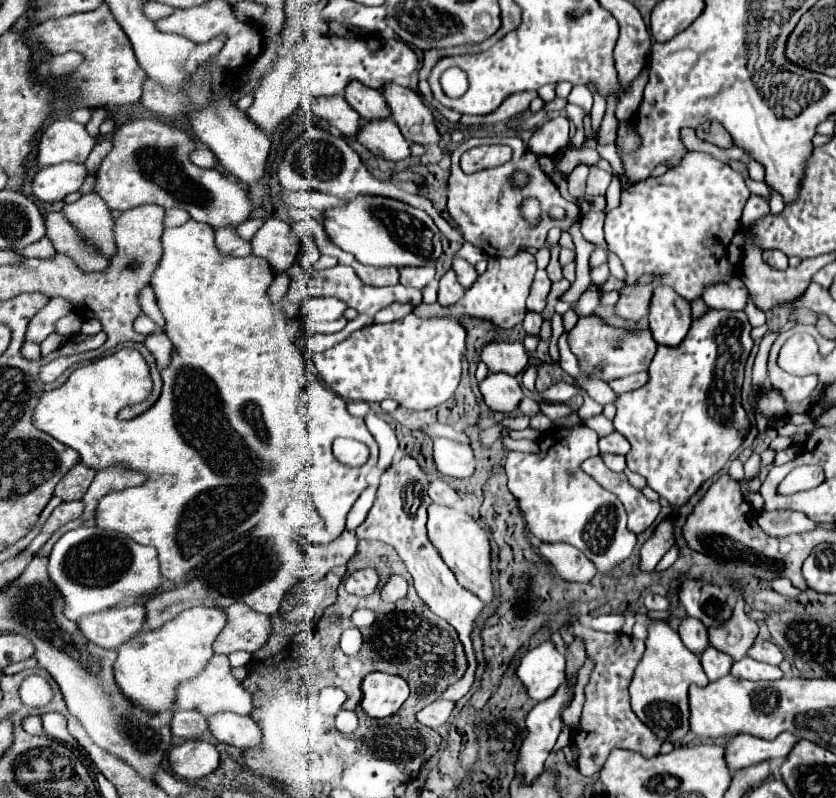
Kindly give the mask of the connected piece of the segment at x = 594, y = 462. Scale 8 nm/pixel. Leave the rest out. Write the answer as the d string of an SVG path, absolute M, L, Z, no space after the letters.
M591 457L583 463L583 471L587 471L587 475L591 475L599 485L607 487L607 491L615 493L621 503L625 503L625 511L629 515L629 527L635 533L643 533L659 515L661 505L657 501L651 501L643 495L643 491L635 489L625 473L615 473L611 471L601 457Z

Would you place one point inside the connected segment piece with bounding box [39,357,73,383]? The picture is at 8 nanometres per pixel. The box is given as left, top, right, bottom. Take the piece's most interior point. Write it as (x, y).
(50, 372)

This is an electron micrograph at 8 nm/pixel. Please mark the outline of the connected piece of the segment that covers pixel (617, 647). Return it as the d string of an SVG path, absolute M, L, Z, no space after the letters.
M573 621L575 635L583 637L587 643L587 653L595 659L595 669L591 673L591 679L585 687L585 705L583 705L583 715L581 723L577 725L573 733L573 743L579 747L581 757L579 757L579 771L583 775L597 775L609 753L613 749L627 749L643 755L645 759L655 757L661 747L661 739L655 739L653 731L643 725L637 715L629 707L629 681L633 679L635 667L639 665L645 643L625 635L625 633L601 633L601 631L591 631L587 629L581 621Z

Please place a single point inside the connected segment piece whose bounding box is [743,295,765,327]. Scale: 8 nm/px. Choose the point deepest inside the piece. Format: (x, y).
(756, 317)

